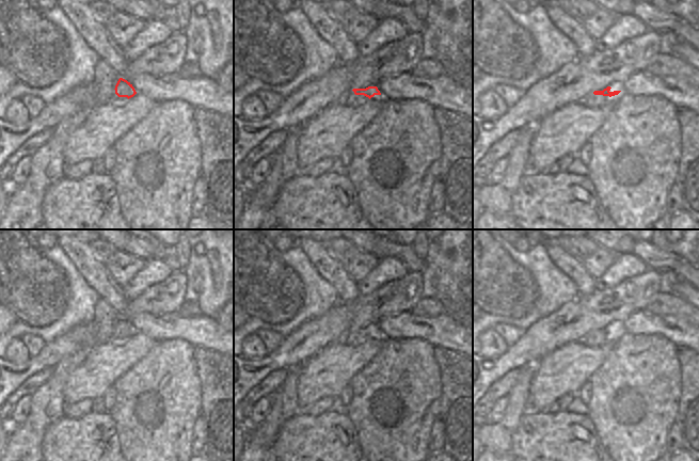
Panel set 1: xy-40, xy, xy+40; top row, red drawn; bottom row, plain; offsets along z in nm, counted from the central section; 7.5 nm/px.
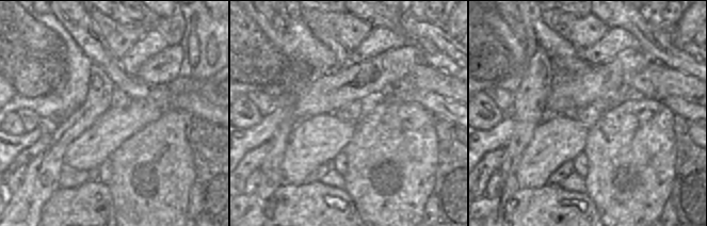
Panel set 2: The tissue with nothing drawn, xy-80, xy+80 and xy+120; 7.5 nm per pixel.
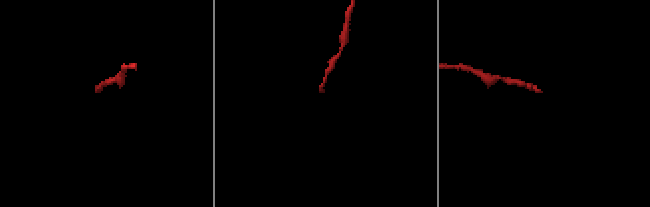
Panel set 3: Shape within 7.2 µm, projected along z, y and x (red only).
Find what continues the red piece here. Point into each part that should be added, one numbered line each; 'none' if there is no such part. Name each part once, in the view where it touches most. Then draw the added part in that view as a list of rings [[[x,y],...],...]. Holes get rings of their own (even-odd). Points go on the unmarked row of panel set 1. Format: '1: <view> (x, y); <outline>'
1: xy+40 (591, 339); [[[590,332],[581,341],[588,347],[603,347],[605,345],[613,345],[615,335],[609,336]]]

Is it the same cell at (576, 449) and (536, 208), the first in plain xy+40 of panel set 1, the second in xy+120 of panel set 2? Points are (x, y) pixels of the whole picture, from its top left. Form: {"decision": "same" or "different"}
{"decision": "same"}

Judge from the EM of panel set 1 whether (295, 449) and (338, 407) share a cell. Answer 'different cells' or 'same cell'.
different cells

